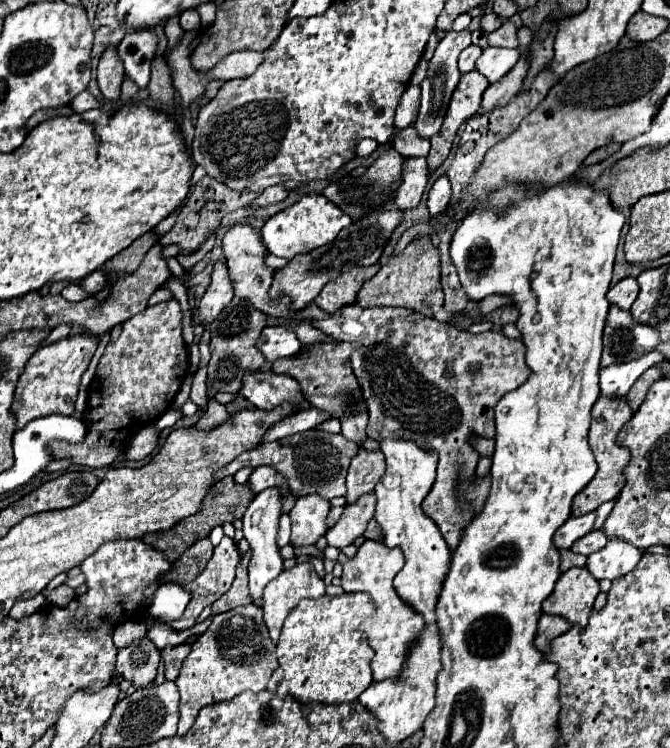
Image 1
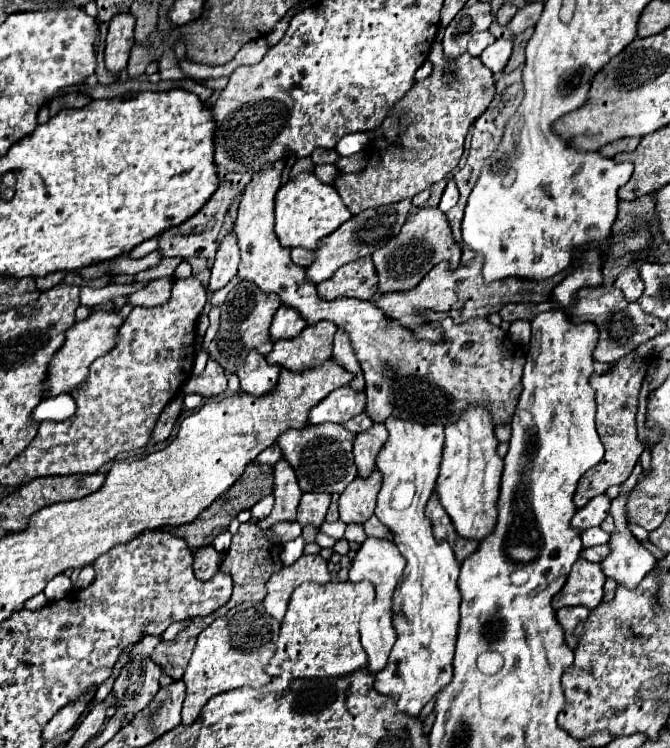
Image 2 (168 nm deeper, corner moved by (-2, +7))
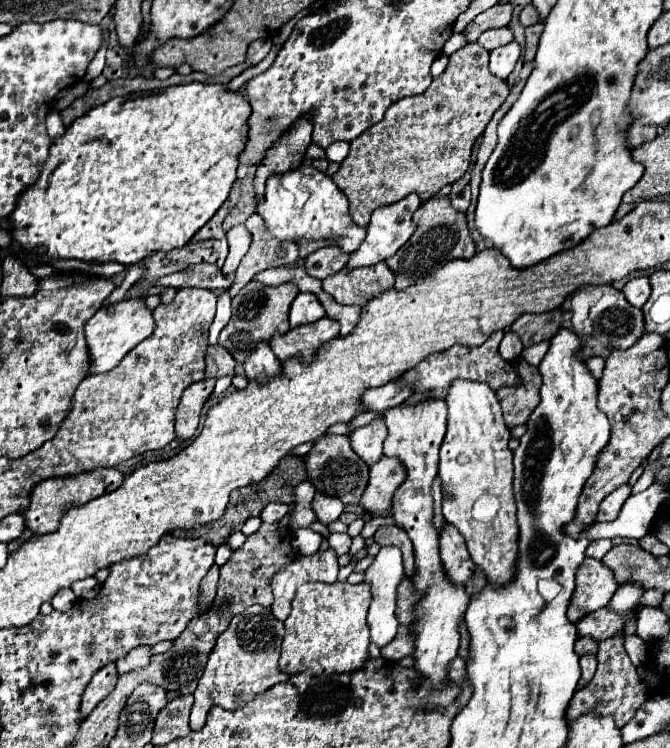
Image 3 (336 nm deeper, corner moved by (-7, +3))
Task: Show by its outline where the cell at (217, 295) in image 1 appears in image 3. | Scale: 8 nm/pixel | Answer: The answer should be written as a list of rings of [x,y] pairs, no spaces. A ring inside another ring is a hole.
[[[235,225],[227,231],[227,241],[229,241],[229,255],[227,255],[221,271],[223,271],[223,275],[229,277],[231,273],[235,273],[235,269],[241,263],[241,257],[247,253],[247,249],[251,245],[251,235],[243,225]]]

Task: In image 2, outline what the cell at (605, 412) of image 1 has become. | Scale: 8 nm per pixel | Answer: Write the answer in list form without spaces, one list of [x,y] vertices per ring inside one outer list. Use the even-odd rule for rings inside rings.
[[[632,351],[632,353],[624,355],[624,359],[612,363],[612,367],[604,375],[594,373],[590,377],[590,385],[596,389],[596,405],[598,405],[596,425],[598,425],[602,445],[606,447],[606,455],[596,467],[592,467],[590,471],[586,471],[580,477],[578,489],[574,493],[574,503],[578,509],[584,507],[592,497],[604,493],[608,487],[624,483],[630,477],[638,457],[642,455],[646,443],[642,443],[638,439],[636,411],[638,411],[640,387],[642,387],[642,381],[646,377],[646,371],[652,361],[654,361],[654,357],[640,357],[640,355],[636,355],[636,351]]]

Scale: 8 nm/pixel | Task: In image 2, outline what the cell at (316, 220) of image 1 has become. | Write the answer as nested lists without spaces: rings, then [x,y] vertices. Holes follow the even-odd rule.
[[[302,171],[288,183],[284,183],[276,193],[276,225],[274,233],[282,247],[304,247],[304,249],[316,249],[320,245],[320,239],[328,237],[332,231],[336,231],[342,223],[346,223],[352,213],[342,203],[338,191],[332,185],[320,183],[314,173]]]

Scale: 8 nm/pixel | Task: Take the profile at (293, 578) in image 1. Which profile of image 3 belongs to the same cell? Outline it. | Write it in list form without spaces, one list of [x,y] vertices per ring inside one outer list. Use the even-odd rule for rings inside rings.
[[[333,549],[317,551],[309,557],[295,559],[289,567],[279,571],[275,575],[275,579],[271,581],[273,599],[275,599],[271,605],[271,613],[277,619],[285,621],[291,611],[291,601],[293,601],[299,585],[303,585],[307,581],[335,583],[337,573],[339,573],[339,565],[337,565],[337,555]]]

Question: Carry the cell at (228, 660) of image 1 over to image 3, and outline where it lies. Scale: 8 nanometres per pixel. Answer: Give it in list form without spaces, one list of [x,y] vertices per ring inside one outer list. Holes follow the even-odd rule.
[[[251,605],[241,615],[235,615],[231,619],[229,627],[217,637],[217,643],[209,653],[205,671],[195,689],[195,703],[189,723],[193,731],[199,731],[205,725],[207,713],[213,705],[233,711],[235,707],[243,707],[245,703],[249,703],[257,693],[289,679],[277,667],[283,635],[283,621],[273,617],[273,613],[261,605]]]

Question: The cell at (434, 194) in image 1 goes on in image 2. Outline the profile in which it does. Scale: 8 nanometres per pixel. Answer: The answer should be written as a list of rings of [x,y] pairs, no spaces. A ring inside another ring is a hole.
[[[450,179],[448,181],[448,185],[446,185],[446,191],[444,191],[444,195],[442,195],[442,201],[440,201],[440,205],[438,205],[438,209],[440,211],[450,211],[456,203],[458,203],[458,197],[460,197],[460,193],[458,193],[458,187],[456,187],[456,181],[454,179]]]

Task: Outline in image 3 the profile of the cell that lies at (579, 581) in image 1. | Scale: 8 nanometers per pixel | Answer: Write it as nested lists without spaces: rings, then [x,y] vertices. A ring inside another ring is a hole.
[[[585,559],[577,571],[577,587],[573,591],[567,617],[575,623],[587,613],[607,607],[615,589],[617,581],[613,571],[597,559]]]

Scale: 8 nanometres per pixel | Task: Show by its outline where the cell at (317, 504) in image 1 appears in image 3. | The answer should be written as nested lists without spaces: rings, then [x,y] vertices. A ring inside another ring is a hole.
[[[315,493],[313,511],[315,511],[315,517],[319,523],[329,525],[331,521],[337,521],[339,515],[343,513],[343,503],[337,497],[327,497],[323,493]]]

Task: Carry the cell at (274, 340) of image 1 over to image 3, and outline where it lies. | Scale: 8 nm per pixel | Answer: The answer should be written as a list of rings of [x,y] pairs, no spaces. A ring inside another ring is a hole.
[[[299,293],[289,311],[289,325],[295,329],[305,323],[315,323],[321,317],[325,317],[325,309],[319,299],[313,293]]]

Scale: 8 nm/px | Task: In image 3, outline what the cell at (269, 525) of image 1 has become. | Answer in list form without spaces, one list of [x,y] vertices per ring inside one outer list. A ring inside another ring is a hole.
[[[269,503],[263,511],[261,511],[261,521],[265,521],[265,523],[277,523],[277,521],[281,521],[285,515],[289,513],[289,505],[285,505],[285,503]]]

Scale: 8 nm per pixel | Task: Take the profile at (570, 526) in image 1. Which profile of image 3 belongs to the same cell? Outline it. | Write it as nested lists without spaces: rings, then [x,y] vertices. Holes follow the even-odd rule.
[[[621,485],[619,489],[615,489],[611,495],[607,495],[603,499],[603,503],[599,505],[599,513],[597,513],[597,521],[613,521],[621,509],[621,505],[625,503],[625,499],[631,495],[631,487],[629,485]]]

